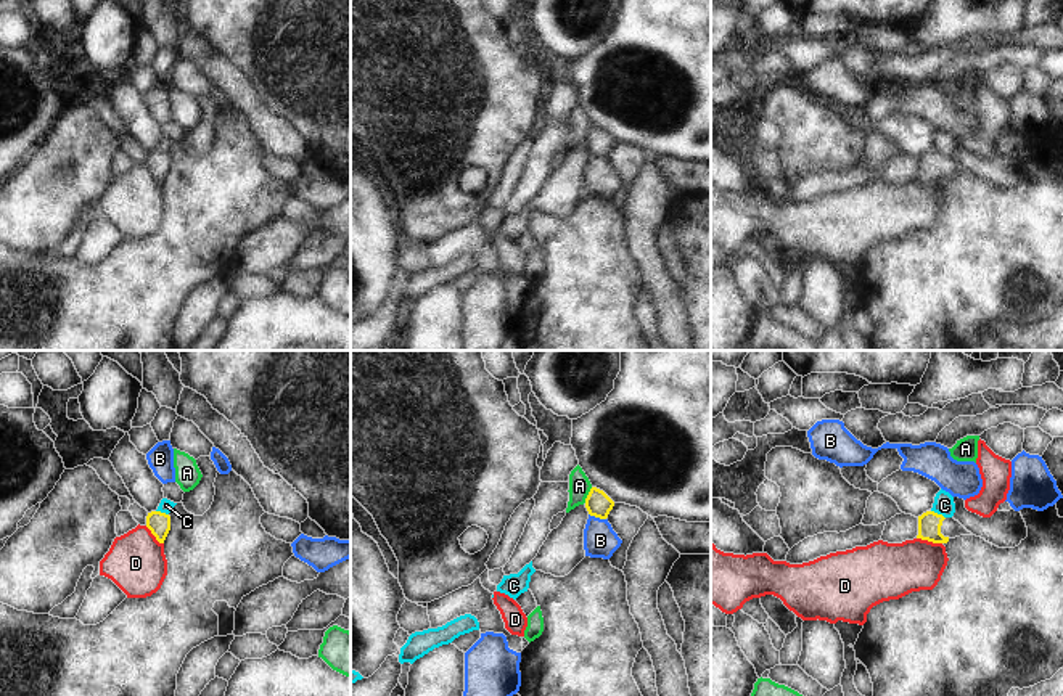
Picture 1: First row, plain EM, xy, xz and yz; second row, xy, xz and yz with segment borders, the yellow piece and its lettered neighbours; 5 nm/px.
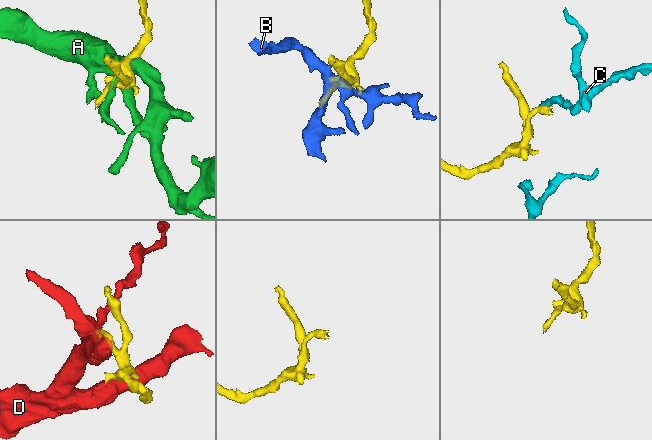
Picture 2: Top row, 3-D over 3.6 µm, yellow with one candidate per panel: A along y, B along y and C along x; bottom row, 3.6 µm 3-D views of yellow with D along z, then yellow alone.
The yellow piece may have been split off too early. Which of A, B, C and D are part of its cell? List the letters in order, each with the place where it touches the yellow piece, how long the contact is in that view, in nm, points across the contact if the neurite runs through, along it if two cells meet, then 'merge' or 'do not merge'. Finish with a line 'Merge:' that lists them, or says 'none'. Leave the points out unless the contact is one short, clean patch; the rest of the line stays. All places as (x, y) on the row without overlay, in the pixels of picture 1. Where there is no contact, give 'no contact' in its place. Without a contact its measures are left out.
A: contact xz (587, 135); length 90 nm; do not merge
B: contact xz (597, 156); length 90 nm; border xz (589, 153), (605, 159); do not merge
C: contact yz (936, 153); length 80 nm; border yz (931, 150), (944, 158); do not merge
D: contact yz (930, 180); length 130 nm; border yz (917, 177), (941, 184); do not merge
Merge: none

